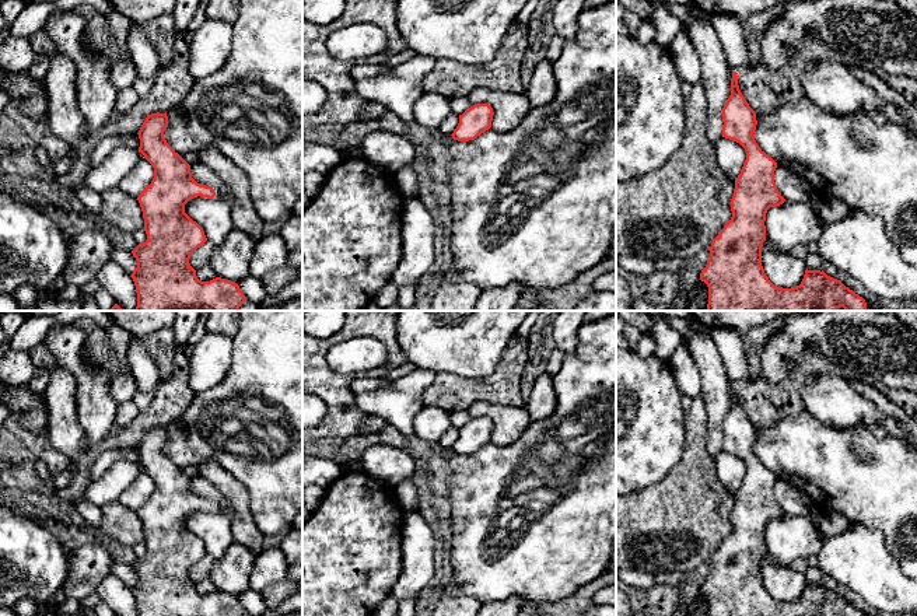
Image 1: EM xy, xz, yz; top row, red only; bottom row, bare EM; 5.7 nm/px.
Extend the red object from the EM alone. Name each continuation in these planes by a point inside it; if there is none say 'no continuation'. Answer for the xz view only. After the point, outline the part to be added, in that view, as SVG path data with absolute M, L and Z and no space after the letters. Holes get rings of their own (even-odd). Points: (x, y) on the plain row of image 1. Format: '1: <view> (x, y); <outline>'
no continuation

